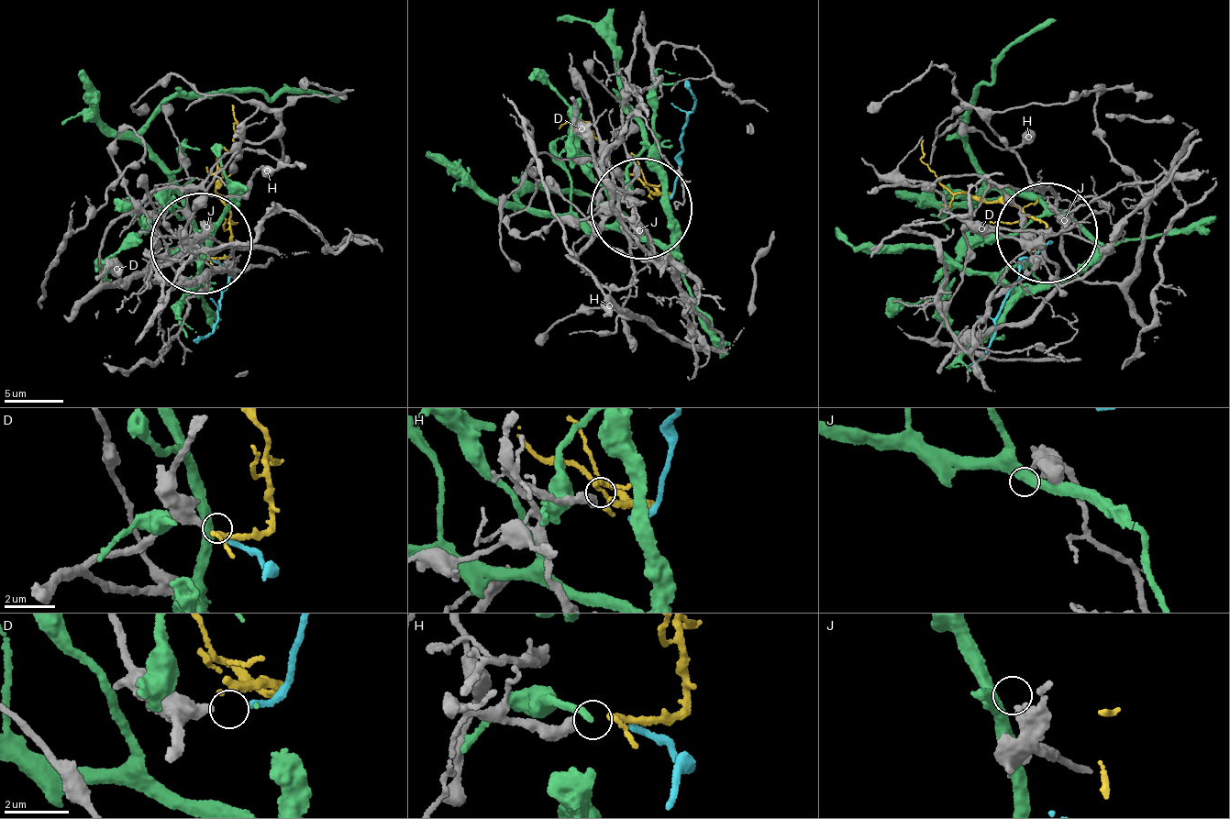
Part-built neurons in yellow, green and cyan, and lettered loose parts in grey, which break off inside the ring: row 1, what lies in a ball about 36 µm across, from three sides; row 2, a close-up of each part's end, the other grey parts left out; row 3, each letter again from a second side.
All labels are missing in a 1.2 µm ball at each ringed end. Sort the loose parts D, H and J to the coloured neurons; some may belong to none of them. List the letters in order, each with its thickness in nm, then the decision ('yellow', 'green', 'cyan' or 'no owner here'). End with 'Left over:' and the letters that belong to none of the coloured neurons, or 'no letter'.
D: 400 nm thick; cyan
H: 400 nm thick; yellow
J: 260 nm thick; no owner here
Left over: J

